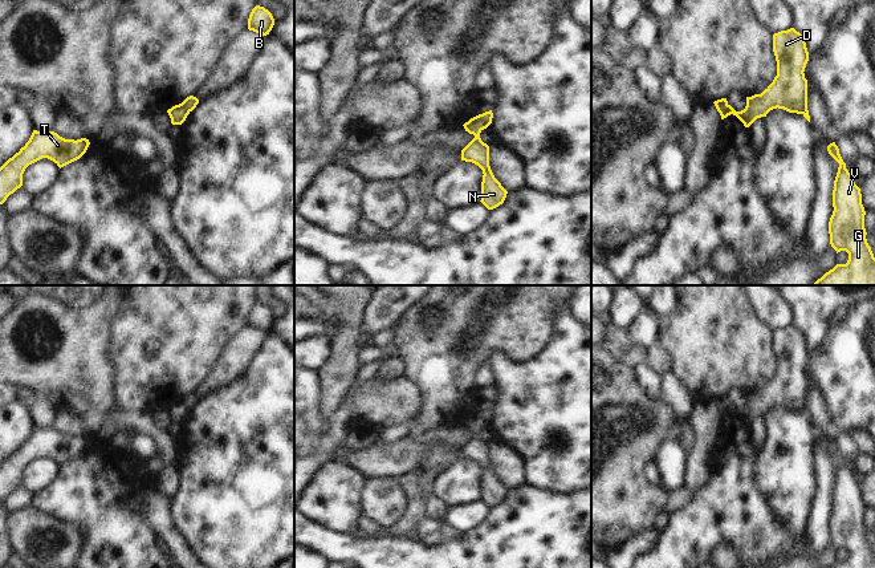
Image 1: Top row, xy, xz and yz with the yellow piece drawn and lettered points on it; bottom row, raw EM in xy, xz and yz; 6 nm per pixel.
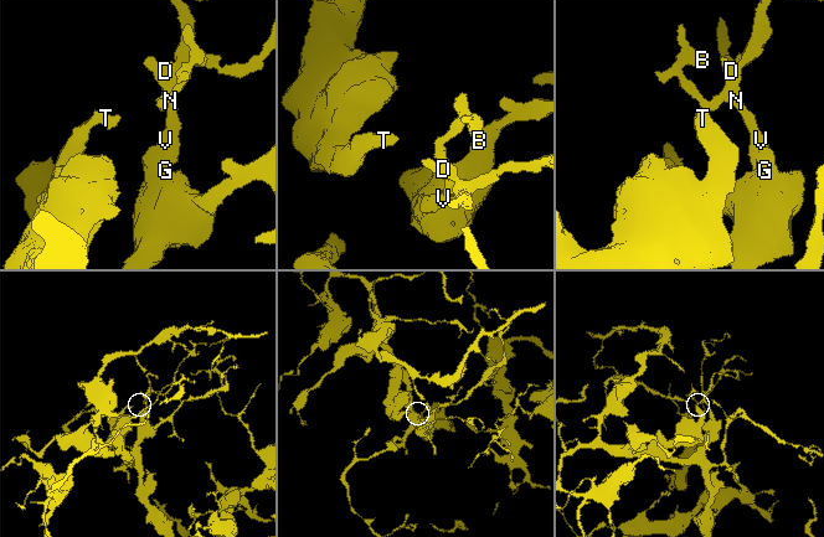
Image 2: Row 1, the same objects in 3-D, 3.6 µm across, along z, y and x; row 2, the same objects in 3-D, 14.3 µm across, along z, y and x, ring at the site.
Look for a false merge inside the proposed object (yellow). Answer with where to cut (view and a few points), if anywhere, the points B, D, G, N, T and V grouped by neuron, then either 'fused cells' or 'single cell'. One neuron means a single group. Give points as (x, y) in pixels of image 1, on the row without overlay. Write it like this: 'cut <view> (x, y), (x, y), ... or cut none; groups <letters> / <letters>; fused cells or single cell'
cut none; groups B D G N T V; single cell

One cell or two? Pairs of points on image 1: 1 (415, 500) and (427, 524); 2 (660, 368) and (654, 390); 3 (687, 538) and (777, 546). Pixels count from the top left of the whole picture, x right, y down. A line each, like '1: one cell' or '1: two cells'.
1: two cells
2: two cells
3: one cell

